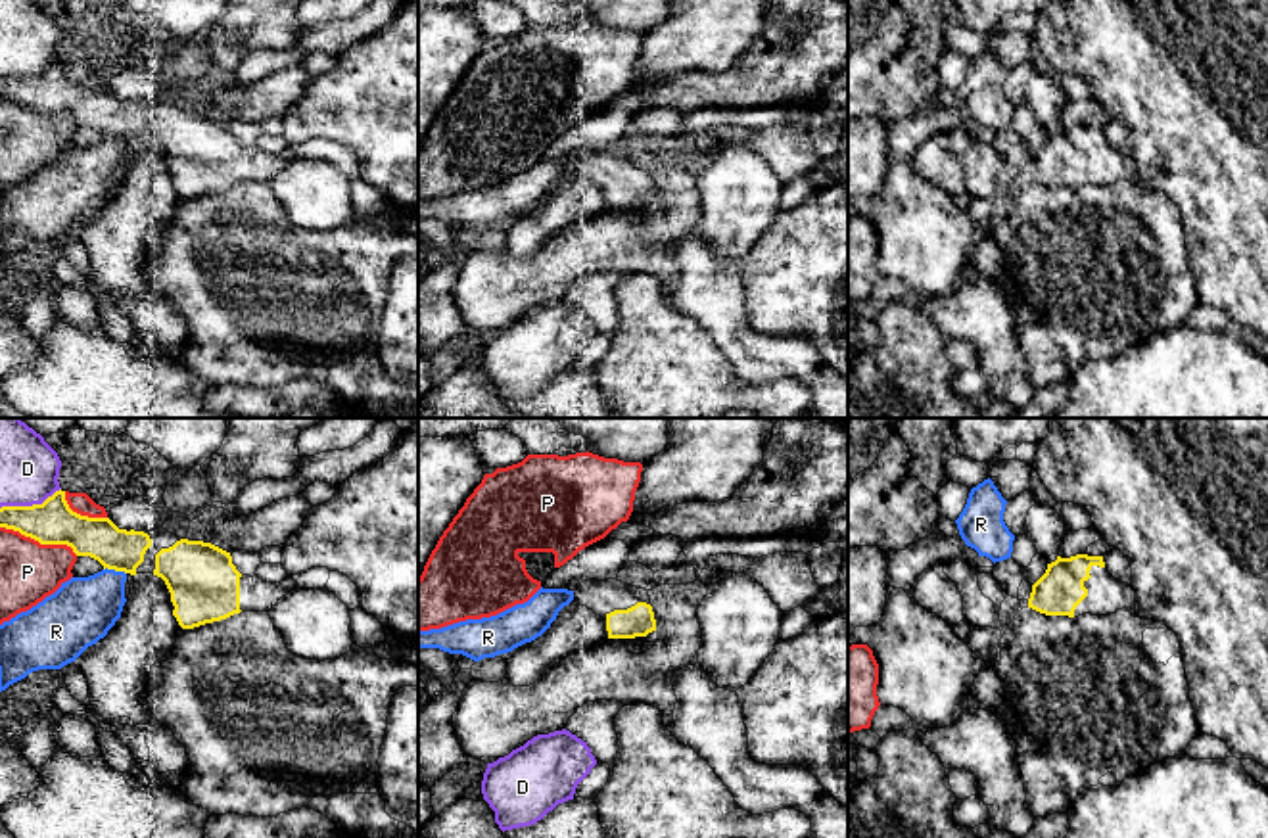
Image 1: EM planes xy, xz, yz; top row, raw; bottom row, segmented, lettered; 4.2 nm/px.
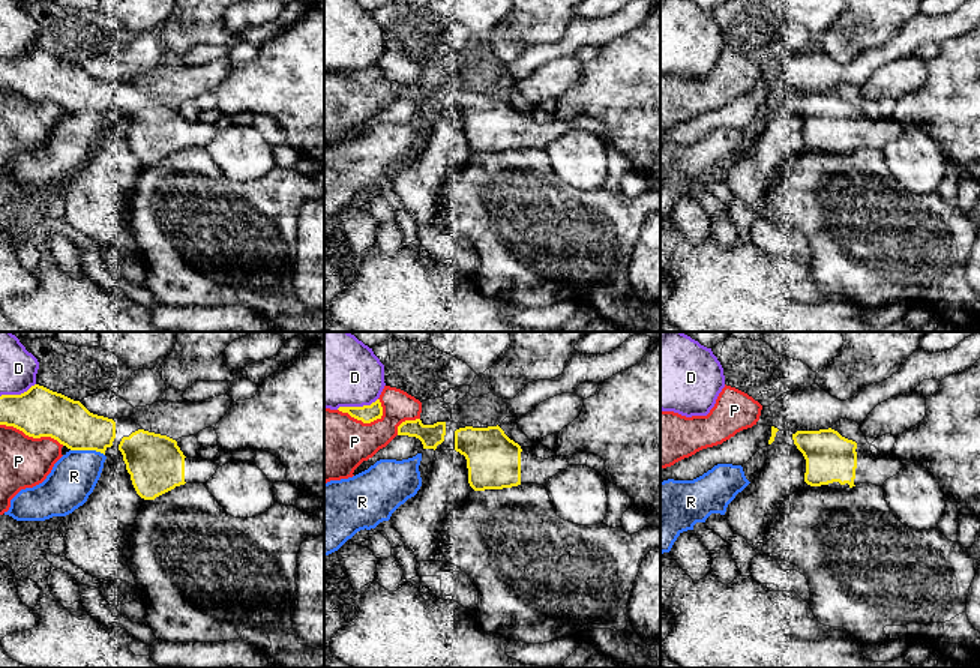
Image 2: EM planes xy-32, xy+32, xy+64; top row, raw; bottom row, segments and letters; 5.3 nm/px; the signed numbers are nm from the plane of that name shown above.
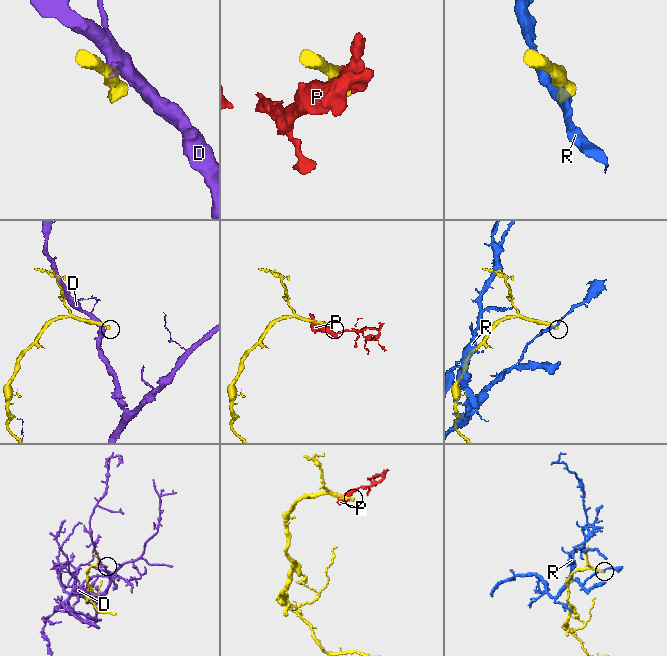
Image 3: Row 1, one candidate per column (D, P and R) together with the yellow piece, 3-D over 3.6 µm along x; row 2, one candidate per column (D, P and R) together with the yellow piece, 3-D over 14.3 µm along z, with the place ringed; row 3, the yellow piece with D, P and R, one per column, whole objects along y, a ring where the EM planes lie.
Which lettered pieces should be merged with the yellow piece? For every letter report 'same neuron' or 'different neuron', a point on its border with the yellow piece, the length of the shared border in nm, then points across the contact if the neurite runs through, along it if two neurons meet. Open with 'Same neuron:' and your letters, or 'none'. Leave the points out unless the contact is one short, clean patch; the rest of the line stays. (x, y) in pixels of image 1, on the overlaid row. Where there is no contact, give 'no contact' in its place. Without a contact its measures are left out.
Same neuron: none
D: different neuron; meets yellow in xy at (29, 507); contact 280 nm long
P: different neuron; meets yellow in xy at (39, 541); contact 340 nm long
R: different neuron; meets yellow in xy at (116, 570); contact 100 nm long

